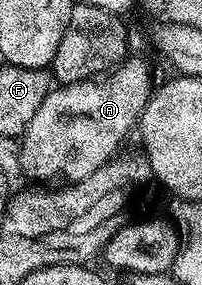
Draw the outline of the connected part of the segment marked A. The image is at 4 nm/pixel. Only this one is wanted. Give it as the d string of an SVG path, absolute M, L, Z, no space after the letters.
M130 57L120 66L108 71L104 76L88 82L76 82L70 86L58 85L50 89L49 94L39 104L31 124L27 124L25 133L19 139L21 155L17 162L29 178L65 178L69 182L78 182L91 172L95 172L107 163L122 149L121 141L129 134L129 129L141 121L141 113L149 103L149 96L155 89L155 81L149 75L149 66L141 58Z

